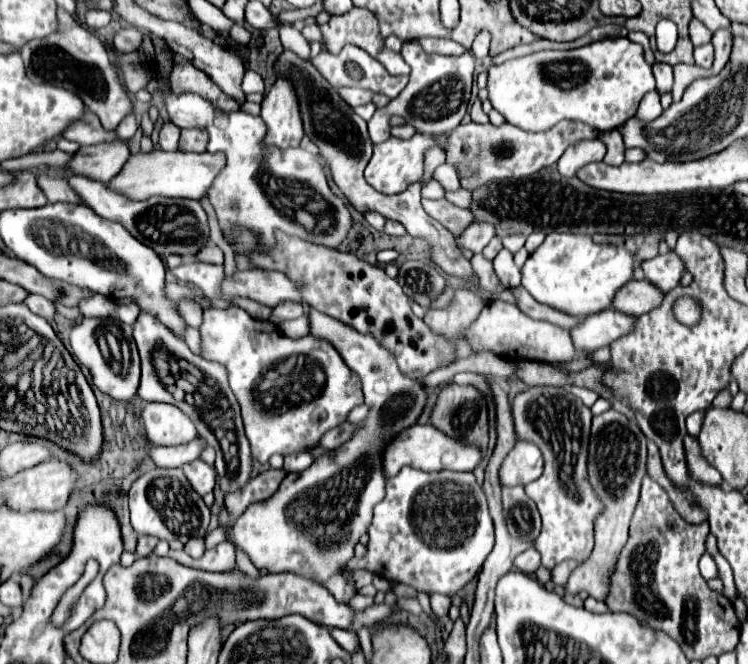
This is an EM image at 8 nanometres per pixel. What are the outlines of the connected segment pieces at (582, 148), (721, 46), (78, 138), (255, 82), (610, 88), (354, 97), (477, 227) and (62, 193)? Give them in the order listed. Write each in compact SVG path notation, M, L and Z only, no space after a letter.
M600 138L582 140L580 144L572 144L566 148L564 156L558 160L558 172L564 178L574 178L582 166L590 162L600 162L604 154L606 154L606 146Z
M722 28L722 30L714 32L712 42L714 42L714 66L706 72L706 78L716 76L724 68L724 64L728 62L730 48L732 48L732 34L726 28Z
M84 112L82 118L70 122L66 126L66 130L62 132L62 136L66 140L74 140L82 146L88 144L100 144L100 142L108 142L108 140L118 140L114 132L106 132L98 120L98 116L94 112Z
M246 70L244 80L242 80L242 92L244 92L244 94L264 92L264 82L262 82L262 78L260 78L254 70Z
M604 38L576 50L544 50L492 66L486 88L494 110L518 128L546 132L560 120L580 120L596 132L608 132L636 114L644 94L656 90L656 82L640 44L628 38Z
M338 88L338 92L340 92L340 96L344 96L344 100L346 100L352 108L370 102L372 96L374 96L374 92L364 90L364 88Z
M476 222L468 226L462 236L456 240L458 246L464 246L472 252L482 252L482 248L496 236L496 230L490 222Z
M40 176L38 184L46 192L48 202L80 202L76 200L76 196L72 196L72 190L68 188L68 184L64 184L64 180Z

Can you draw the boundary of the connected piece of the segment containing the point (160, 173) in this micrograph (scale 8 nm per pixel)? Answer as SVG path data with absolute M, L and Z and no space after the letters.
M154 150L150 154L132 154L128 164L124 166L124 172L120 176L114 176L108 184L112 188L120 188L120 192L128 192L134 200L146 200L152 196L164 196L164 198L188 198L188 200L200 200L208 194L210 186L226 166L226 156L222 152L210 154L210 152L162 152Z

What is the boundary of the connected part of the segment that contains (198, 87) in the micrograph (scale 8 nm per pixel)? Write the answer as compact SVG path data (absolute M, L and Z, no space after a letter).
M174 54L172 84L176 84L176 92L196 92L200 96L206 96L206 100L210 100L218 108L238 110L238 102L220 88L216 88L206 72L192 68L192 62L186 60L182 54Z

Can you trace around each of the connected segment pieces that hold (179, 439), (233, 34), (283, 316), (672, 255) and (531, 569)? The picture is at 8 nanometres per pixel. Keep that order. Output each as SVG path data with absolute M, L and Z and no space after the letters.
M146 404L142 410L142 424L146 436L156 446L176 446L198 436L192 420L172 404Z
M234 25L230 30L230 40L239 45L239 46L246 46L251 39L251 34L248 30L241 25Z
M282 302L274 308L272 312L272 322L284 322L284 320L294 320L300 318L304 314L304 306L296 304L296 302Z
M668 252L668 254L642 262L642 270L650 282L654 282L656 286L660 286L664 290L672 290L680 284L686 264L676 252Z
M528 548L526 552L522 552L518 558L516 558L516 566L520 572L526 572L526 574L534 574L540 566L540 554L534 550L534 548Z

